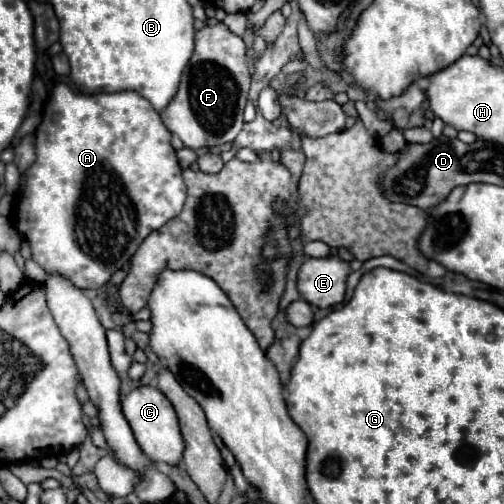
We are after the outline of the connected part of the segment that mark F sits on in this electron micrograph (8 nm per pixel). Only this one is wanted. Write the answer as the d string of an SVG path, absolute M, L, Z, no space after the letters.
M217 23L213 27L205 25L201 31L195 33L195 53L189 61L189 65L183 71L181 85L169 107L161 113L161 119L165 127L175 133L185 147L189 149L201 149L201 147L215 147L223 143L235 141L243 127L243 109L245 101L249 95L249 83L251 83L251 73L247 67L247 57L245 57L245 43L239 35L229 31L223 23Z

